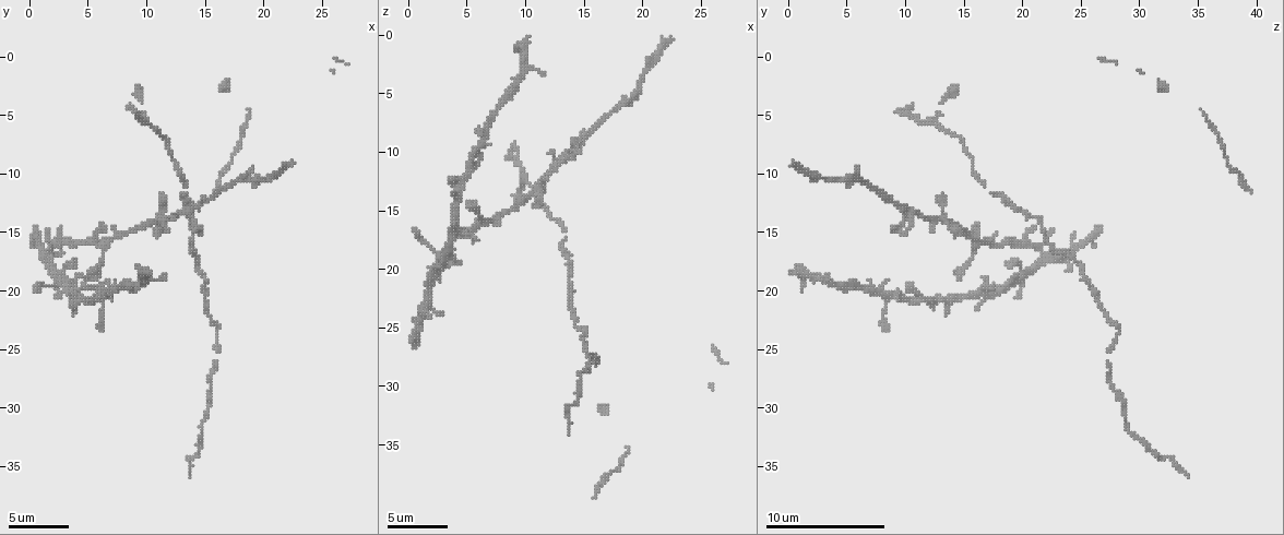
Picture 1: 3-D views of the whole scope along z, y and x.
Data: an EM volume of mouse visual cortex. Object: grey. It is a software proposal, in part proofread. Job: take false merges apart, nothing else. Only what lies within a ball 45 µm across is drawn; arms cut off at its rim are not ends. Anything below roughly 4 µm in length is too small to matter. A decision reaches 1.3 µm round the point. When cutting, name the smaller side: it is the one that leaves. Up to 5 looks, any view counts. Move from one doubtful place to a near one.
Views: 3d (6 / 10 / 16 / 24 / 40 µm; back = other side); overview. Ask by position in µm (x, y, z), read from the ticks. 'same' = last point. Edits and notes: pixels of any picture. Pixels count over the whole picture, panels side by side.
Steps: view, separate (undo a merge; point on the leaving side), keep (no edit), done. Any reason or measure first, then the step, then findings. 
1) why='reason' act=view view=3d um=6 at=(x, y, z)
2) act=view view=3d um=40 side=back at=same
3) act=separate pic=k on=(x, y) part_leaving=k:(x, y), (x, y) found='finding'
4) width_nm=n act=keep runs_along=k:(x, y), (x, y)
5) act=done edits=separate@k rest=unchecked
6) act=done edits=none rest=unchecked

act=view view=3d um=10 at=(17.4, 10.8, 6.4)

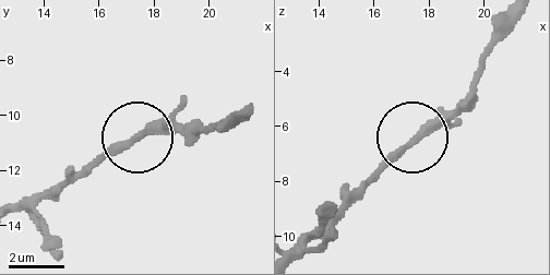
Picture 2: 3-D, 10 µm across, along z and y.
why='zoom in' act=view view=3d um=6 at=(17.5, 10.7, 6.4)

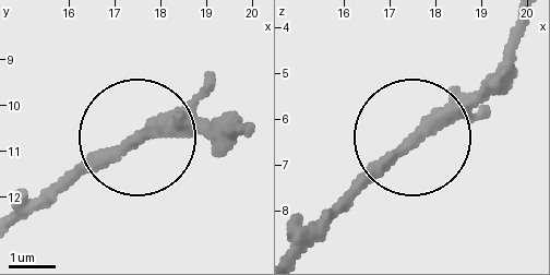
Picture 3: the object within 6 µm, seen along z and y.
act=keep runs_along=3:(21, 219), (139, 138), (228, 133) found='one cell here'

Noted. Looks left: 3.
act=view view=3d um=6 at=(6.0, 20.6, 9.8)

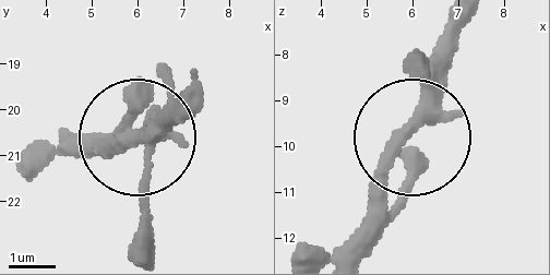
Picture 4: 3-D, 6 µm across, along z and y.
act=view view=3d um=6 side=back at=(5.85, 20.60, 9.65)

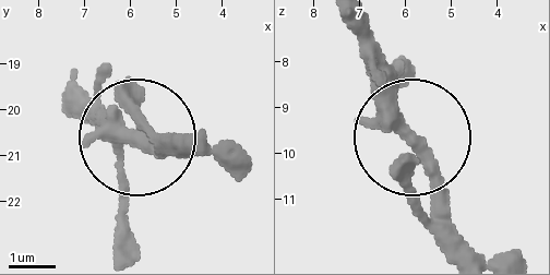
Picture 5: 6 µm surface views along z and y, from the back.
width_nm=290 act=keep runs_along=5:(470, 252), (369, 21) found='continuous, no second cell'

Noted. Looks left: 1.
why='sudden change in width' act=view view=3d um=6 at=(13.2, 11.8, 17.6)

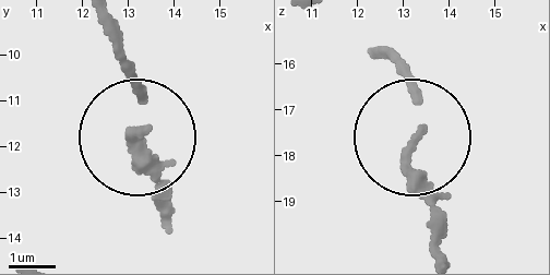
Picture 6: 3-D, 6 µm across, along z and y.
width_nm=310 act=keep found='continuous, no second cell'

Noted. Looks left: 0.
act=done edits=none rest=unchecked

